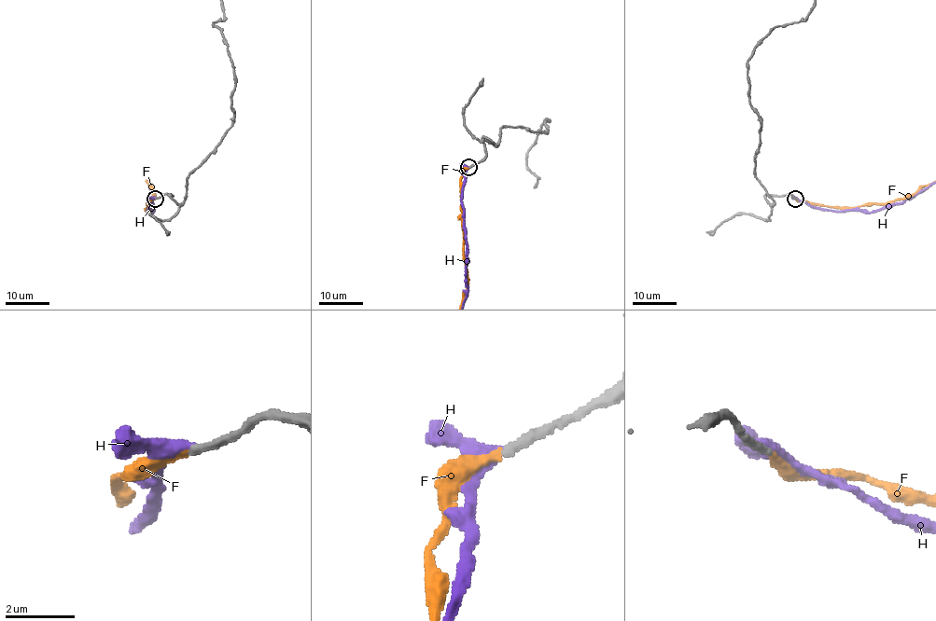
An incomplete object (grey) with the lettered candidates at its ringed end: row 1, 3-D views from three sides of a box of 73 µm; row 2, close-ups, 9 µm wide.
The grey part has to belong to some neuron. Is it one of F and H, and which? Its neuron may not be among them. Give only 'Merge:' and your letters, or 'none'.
Merge: F

